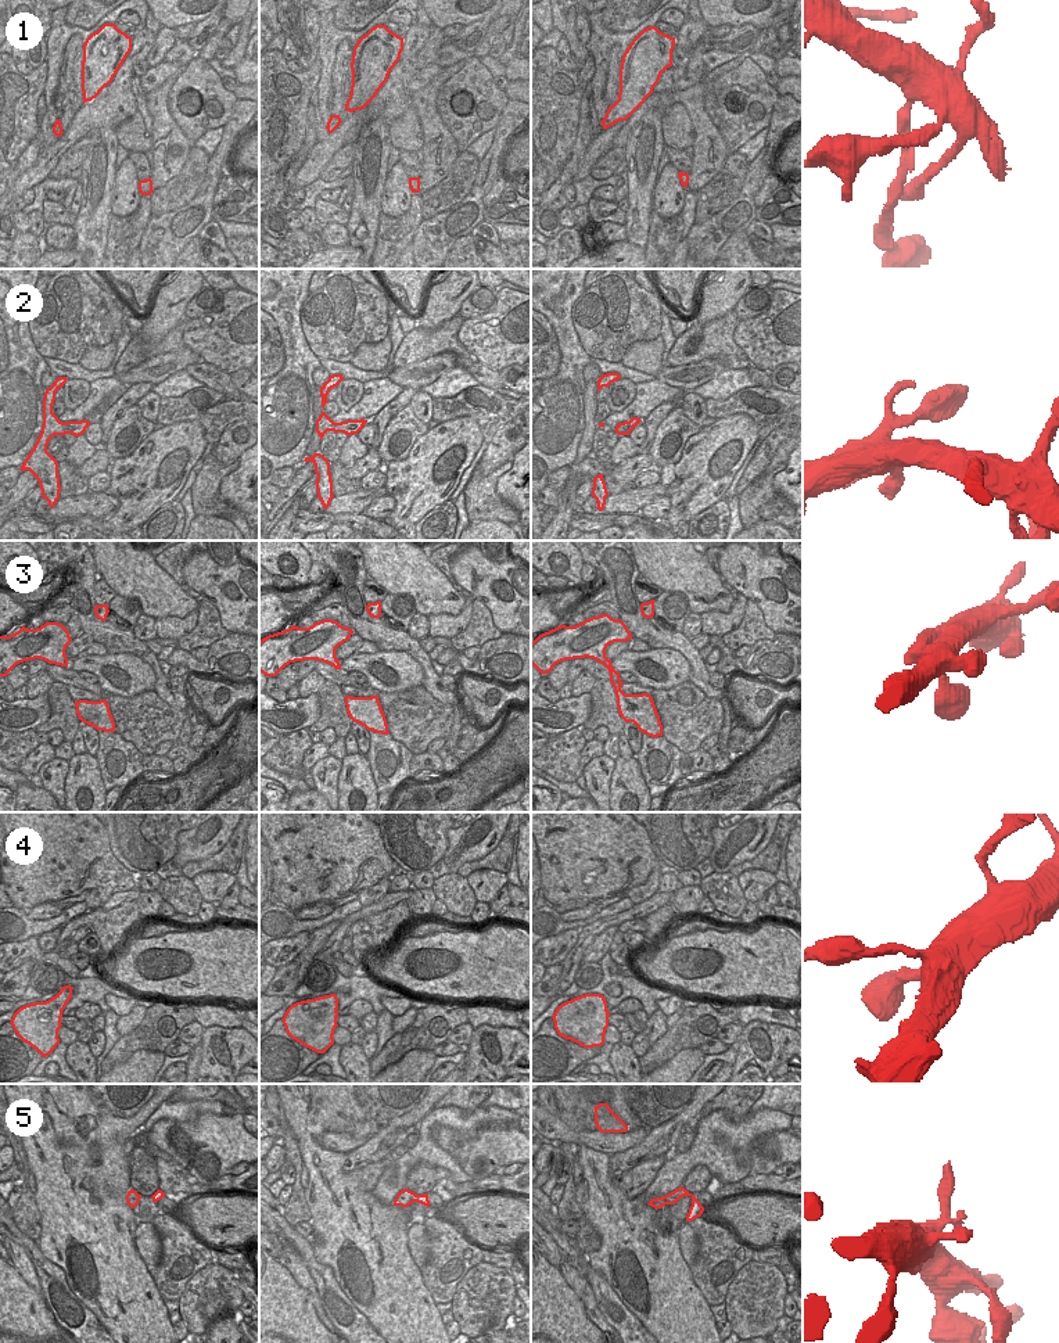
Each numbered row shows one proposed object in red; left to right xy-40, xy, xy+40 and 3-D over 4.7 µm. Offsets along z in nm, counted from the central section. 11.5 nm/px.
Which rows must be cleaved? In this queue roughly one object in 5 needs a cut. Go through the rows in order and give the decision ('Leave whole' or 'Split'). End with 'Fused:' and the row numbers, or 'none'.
1: Leave whole
2: Leave whole
3: Leave whole
4: Leave whole
5: Leave whole
Fused: none

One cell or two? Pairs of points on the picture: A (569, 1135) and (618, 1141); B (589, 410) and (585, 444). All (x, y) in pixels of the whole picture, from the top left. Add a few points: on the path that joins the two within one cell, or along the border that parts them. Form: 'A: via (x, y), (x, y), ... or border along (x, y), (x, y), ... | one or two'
A: via (581, 1137), (606, 1141) | one
B: via (589, 419), (588, 435) | one

